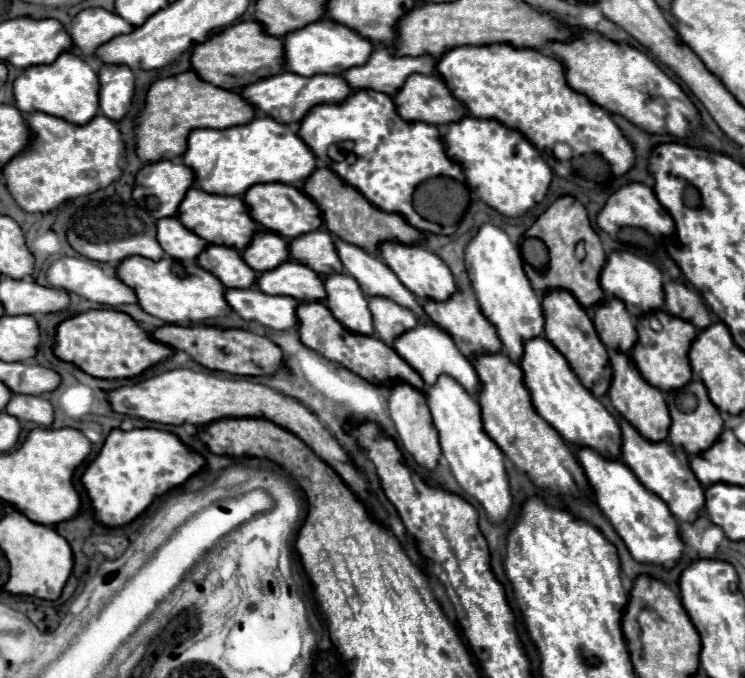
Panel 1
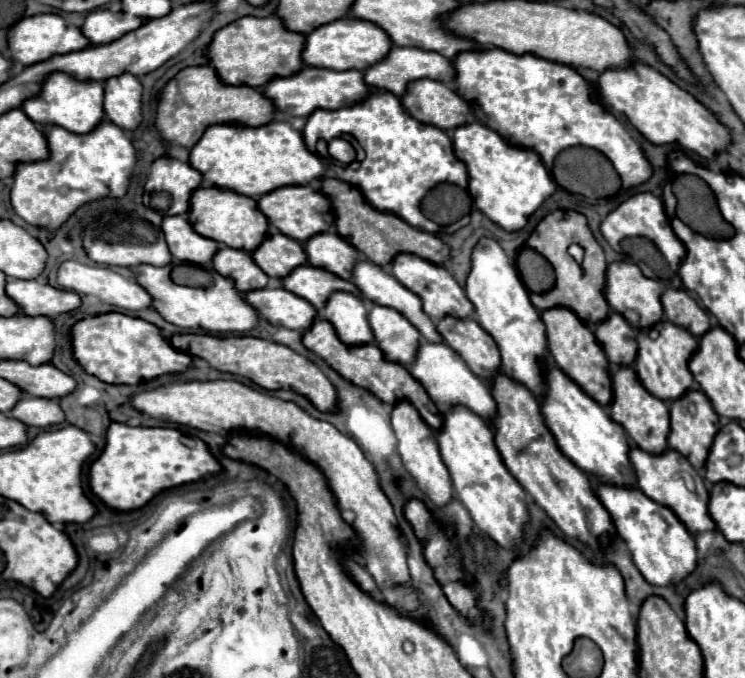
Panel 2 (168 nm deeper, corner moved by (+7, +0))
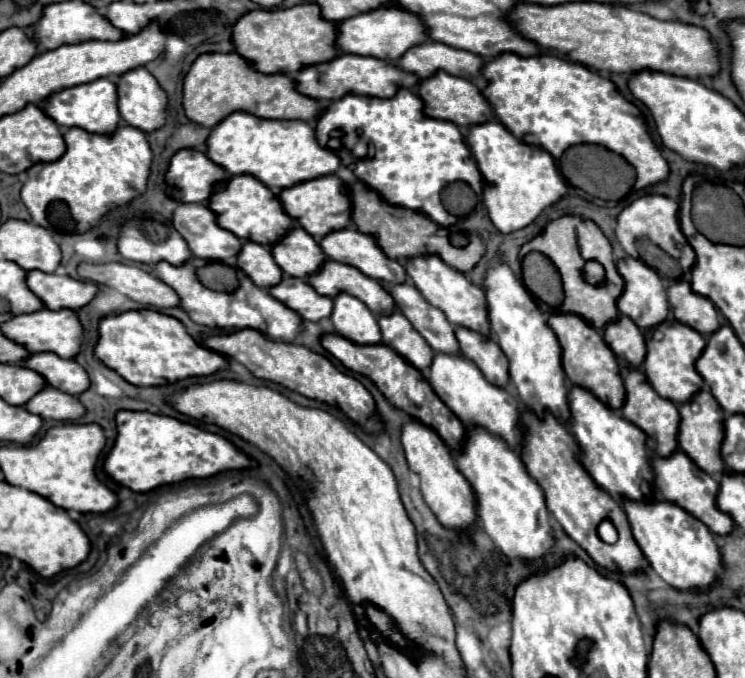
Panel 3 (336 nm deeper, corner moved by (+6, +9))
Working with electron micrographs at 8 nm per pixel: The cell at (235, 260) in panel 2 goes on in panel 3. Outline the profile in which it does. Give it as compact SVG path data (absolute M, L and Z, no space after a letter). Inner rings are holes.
M244 242L238 254L238 268L252 278L252 282L260 288L272 288L284 276L282 268L274 264L274 256L268 246Z

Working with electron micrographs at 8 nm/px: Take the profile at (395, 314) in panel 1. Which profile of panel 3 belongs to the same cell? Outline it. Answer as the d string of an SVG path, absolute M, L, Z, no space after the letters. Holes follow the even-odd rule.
M394 312L390 316L380 316L378 324L382 330L382 344L398 352L418 370L430 366L430 360L434 358L432 348L426 344L426 340L422 340L422 336L412 328L412 324L400 312Z

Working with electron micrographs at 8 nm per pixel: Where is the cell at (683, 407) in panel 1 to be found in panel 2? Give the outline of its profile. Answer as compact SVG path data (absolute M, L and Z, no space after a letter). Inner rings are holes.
M689 389L683 397L671 401L669 413L671 413L671 431L667 437L669 447L687 457L695 469L701 469L705 465L713 437L719 431L719 415L713 411L705 393L701 393L699 389Z

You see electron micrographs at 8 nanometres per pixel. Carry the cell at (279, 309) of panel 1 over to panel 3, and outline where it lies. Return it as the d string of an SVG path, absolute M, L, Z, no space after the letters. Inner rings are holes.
M284 276L284 280L278 286L272 286L268 292L288 308L298 312L304 320L320 322L332 312L332 298L314 292L314 288L310 288L304 278Z

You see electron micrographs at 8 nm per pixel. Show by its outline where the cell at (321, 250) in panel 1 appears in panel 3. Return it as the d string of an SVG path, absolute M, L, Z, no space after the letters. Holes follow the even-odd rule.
M344 228L326 234L320 240L320 246L330 260L350 264L370 278L392 284L406 282L404 264L390 260L378 246L374 236L362 234L354 228Z

